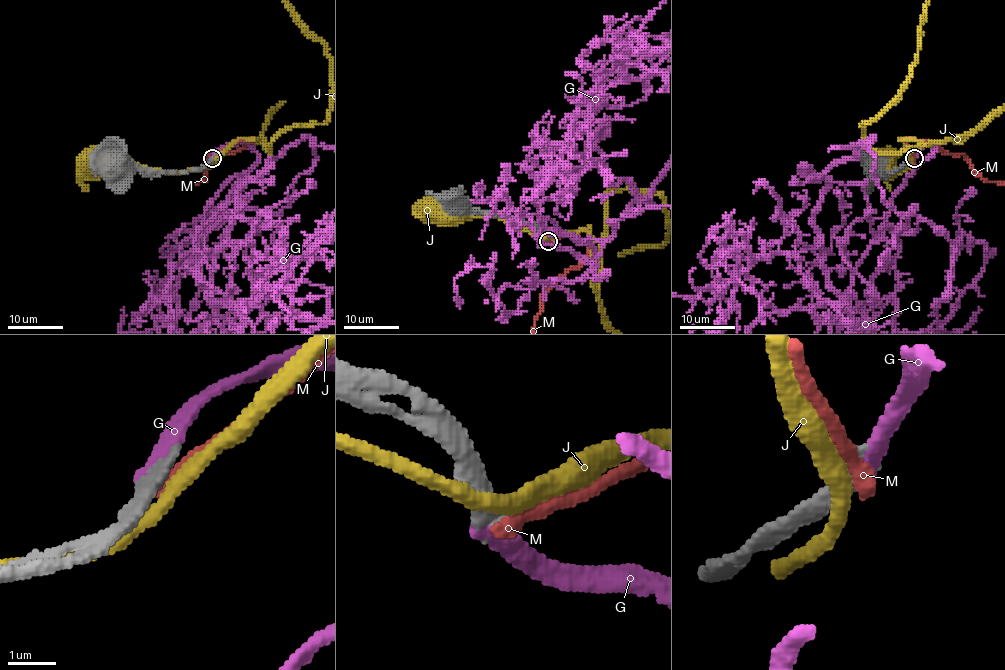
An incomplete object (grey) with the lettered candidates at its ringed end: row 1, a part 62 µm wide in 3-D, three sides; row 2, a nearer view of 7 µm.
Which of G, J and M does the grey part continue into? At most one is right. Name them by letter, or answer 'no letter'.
G

